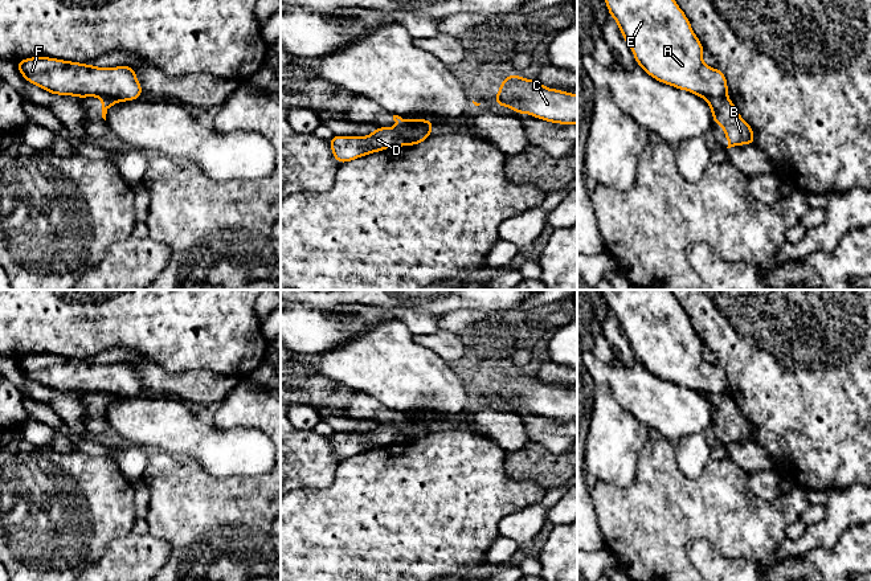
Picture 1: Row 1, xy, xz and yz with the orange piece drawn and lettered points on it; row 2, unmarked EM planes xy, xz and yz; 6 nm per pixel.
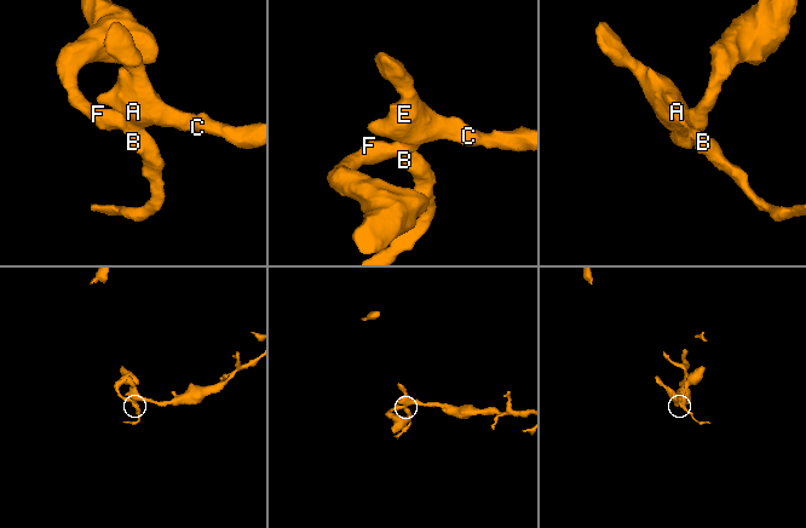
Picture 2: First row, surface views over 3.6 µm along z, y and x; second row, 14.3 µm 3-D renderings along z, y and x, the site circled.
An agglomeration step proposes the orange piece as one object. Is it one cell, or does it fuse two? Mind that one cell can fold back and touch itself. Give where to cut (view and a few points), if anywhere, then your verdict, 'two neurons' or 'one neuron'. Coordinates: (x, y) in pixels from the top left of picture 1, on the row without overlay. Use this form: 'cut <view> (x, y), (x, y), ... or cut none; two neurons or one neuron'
cut xz (405, 417), (409, 425), (428, 433); two neurons

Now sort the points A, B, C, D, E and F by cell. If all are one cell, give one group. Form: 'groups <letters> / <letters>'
groups A C D E F / B

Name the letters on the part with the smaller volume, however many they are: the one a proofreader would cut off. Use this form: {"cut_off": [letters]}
{"cut_off": ["B"]}

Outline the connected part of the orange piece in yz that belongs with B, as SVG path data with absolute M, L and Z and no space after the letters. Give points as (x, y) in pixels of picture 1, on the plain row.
M728 393L704 394L712 408L713 422L720 421L728 437L728 443L755 442L755 427L741 414L733 398Z

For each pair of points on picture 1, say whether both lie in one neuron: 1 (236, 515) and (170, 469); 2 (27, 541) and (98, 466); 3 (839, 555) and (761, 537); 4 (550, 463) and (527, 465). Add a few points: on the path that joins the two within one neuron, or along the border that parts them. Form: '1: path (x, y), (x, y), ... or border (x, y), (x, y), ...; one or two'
1: path (220, 515), (216, 515), (185, 485); one
2: path (46, 522), (57, 511), (69, 506), (89, 486); one
3: border (806, 559), (816, 567); two
4: path (544, 463), (532, 463); one

